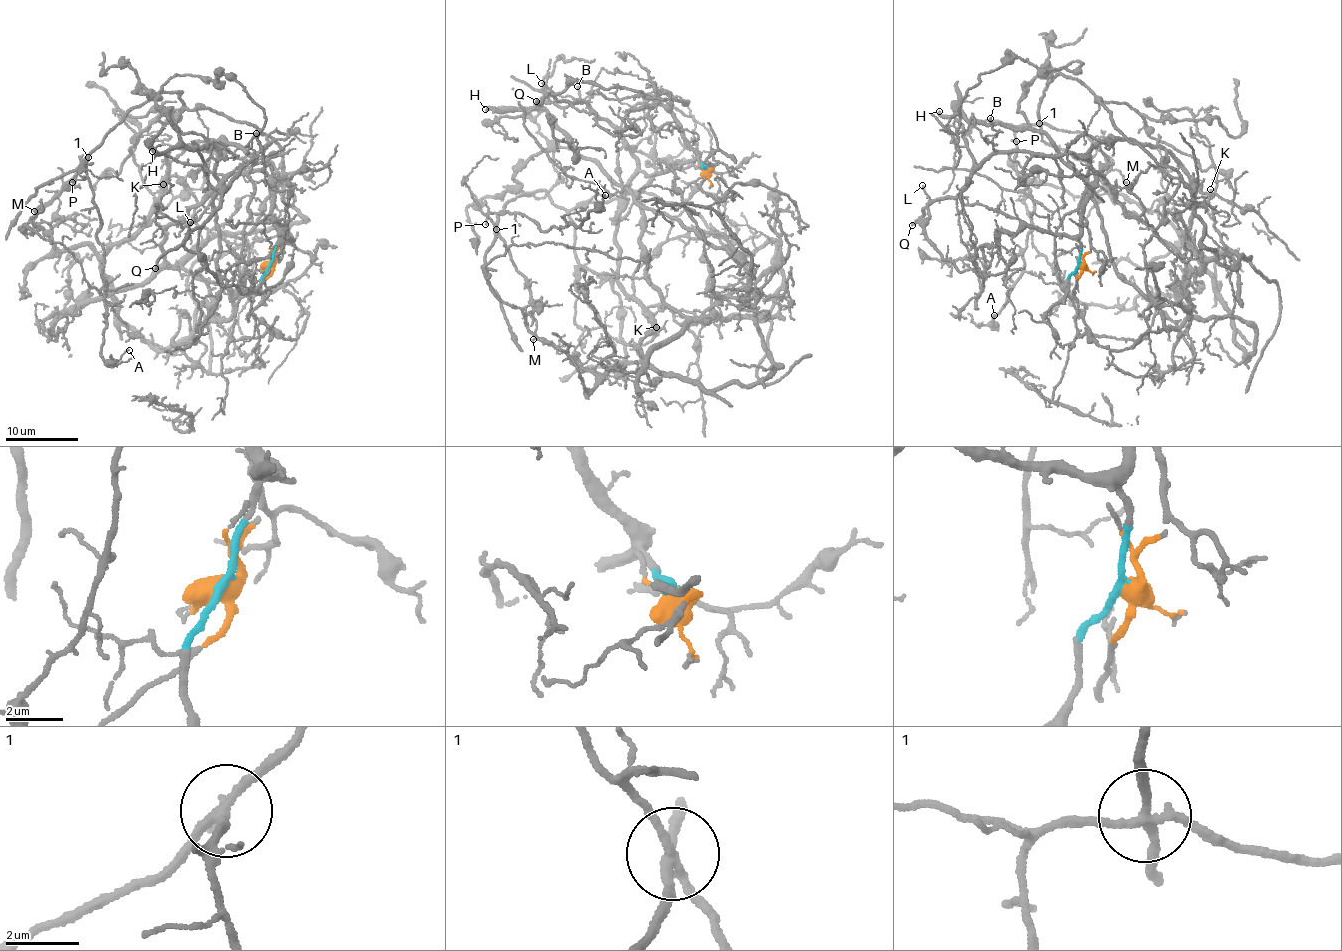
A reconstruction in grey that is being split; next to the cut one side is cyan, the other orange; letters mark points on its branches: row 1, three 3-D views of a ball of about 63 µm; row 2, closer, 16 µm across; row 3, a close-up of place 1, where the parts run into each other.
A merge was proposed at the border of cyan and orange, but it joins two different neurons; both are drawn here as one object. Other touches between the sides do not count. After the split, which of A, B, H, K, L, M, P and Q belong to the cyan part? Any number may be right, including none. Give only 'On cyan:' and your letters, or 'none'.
On cyan: none

